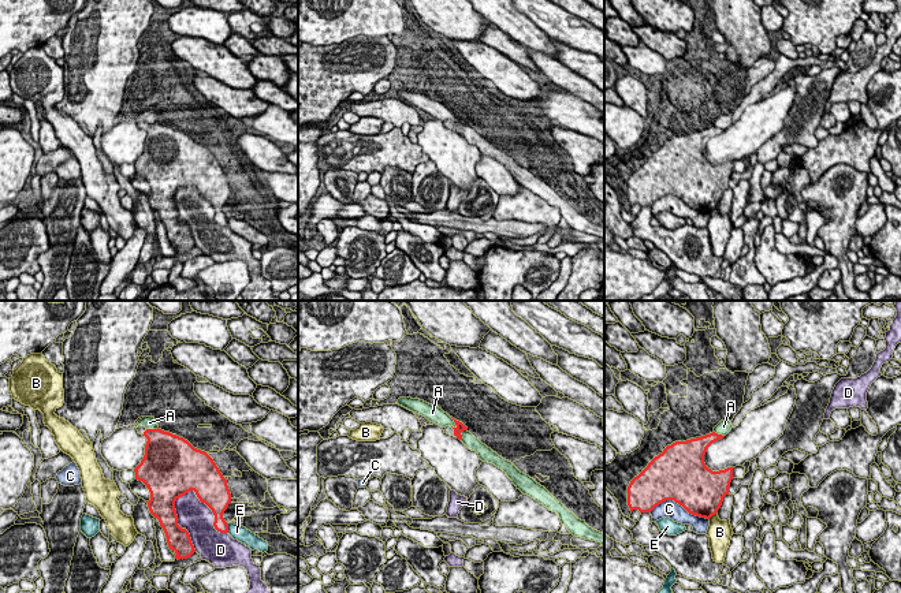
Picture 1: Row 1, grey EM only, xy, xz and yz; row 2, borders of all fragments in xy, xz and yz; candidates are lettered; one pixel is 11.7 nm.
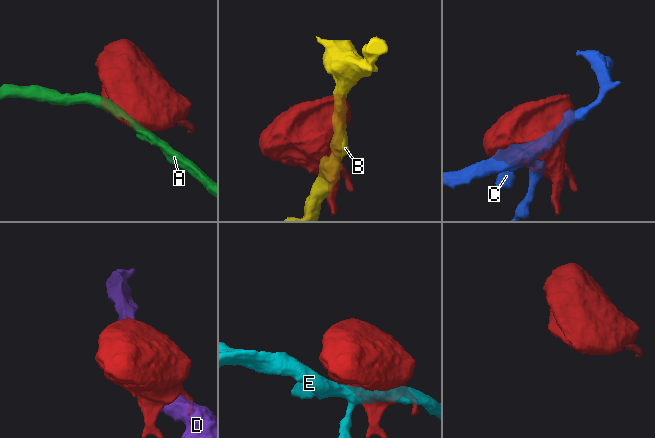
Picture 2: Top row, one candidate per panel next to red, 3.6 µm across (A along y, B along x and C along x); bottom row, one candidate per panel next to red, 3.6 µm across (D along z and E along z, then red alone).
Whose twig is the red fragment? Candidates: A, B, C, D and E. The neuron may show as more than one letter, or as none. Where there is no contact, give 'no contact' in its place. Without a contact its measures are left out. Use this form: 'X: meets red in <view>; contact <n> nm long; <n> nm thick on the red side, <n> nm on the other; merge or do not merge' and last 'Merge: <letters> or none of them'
A: meets red in xz; contact 160 nm long; 100 nm thick on the red side, 190 nm on the other; do not merge
B: meets red in yz; contact 120 nm long; 460 nm thick on the red side, 280 nm on the other; do not merge
C: meets red in yz; contact 700 nm long; 500 nm thick on the red side, 220 nm on the other; do not merge
D: meets red in xy; contact 750 nm long; 380 nm thick on the red side, 380 nm on the other; do not merge
E: meets red in xy; contact 110 nm long; 160 nm thick on the red side, 180 nm on the other; do not merge
Merge: none of them

